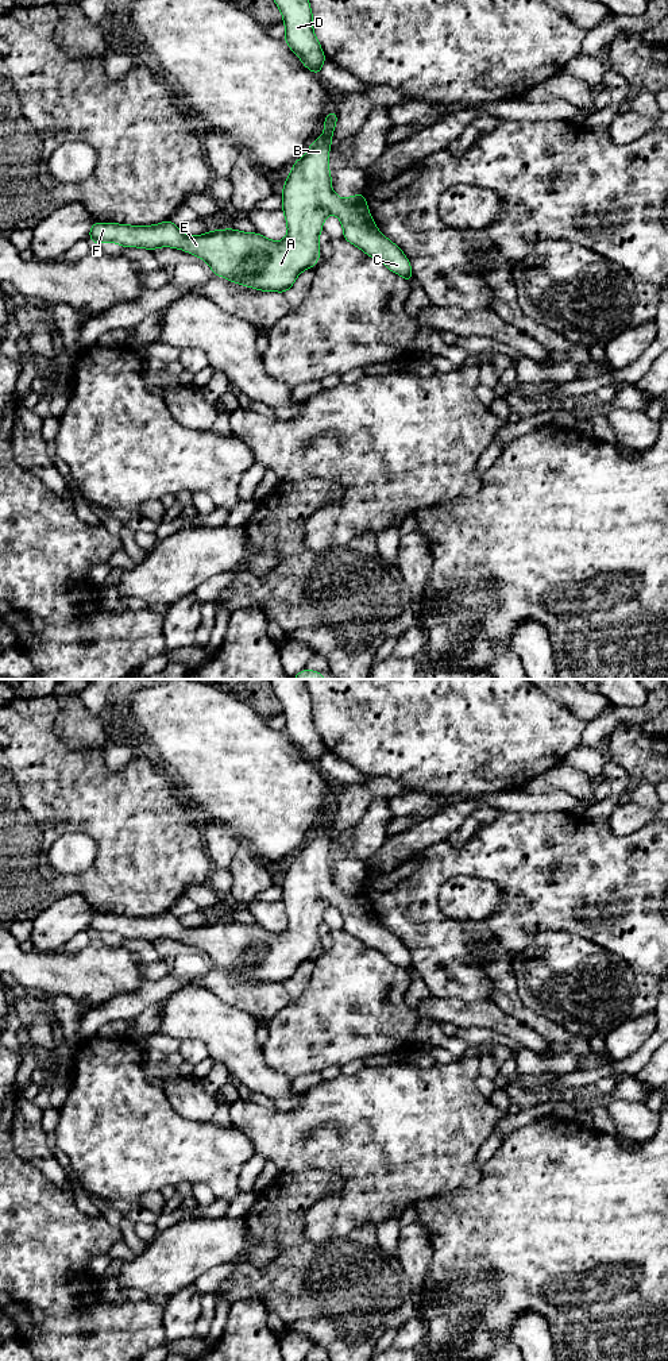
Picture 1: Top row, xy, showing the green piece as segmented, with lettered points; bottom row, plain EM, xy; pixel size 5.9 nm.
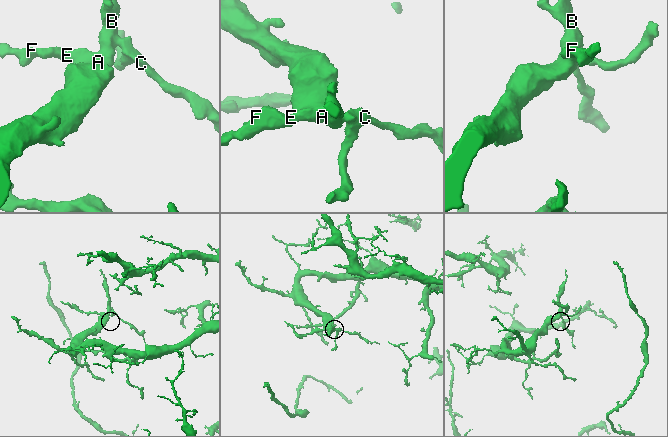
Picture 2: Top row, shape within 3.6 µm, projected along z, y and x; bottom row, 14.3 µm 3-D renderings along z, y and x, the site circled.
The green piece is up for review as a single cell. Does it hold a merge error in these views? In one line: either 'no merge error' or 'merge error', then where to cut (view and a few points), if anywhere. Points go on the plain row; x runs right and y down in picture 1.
no merge error; no cut

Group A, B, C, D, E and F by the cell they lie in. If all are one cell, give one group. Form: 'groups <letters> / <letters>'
groups A B C D E F

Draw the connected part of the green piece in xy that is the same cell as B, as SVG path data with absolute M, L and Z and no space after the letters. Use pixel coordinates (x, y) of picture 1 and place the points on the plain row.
M331 802L324 810L324 825L293 855L281 882L281 901L289 921L281 933L233 919L190 928L170 911L155 917L94 913L89 930L94 936L115 933L120 938L151 942L158 938L184 941L204 951L213 967L260 983L286 986L300 964L318 953L318 926L325 909L333 903L343 915L343 929L348 934L410 975L414 965L409 951L377 919L364 884L340 890L331 879L328 851L336 814L337 802Z

